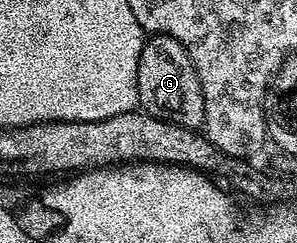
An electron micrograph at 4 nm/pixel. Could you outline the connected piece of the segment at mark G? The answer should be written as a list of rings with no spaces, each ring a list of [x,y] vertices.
[[[155,33],[147,36],[142,43],[140,63],[136,67],[138,100],[141,108],[162,121],[201,130],[206,124],[204,91],[196,75],[196,67],[184,47],[172,35]]]

